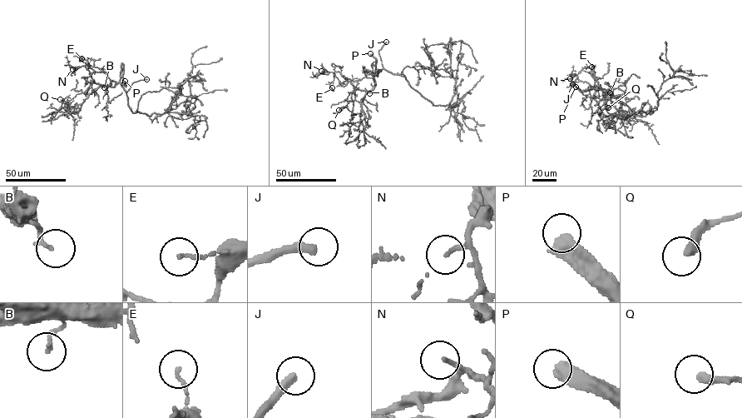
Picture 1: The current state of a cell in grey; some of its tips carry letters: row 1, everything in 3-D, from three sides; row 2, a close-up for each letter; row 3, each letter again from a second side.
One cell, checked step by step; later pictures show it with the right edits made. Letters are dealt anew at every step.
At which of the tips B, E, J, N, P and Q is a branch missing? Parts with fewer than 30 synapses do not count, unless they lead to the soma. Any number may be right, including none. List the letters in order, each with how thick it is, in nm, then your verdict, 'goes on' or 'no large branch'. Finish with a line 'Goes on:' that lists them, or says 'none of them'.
B: calibre 130 nm; no large branch
E: calibre 110 nm; no large branch
J: calibre 360 nm; goes on
N: calibre 140 nm; goes on
P: calibre 550 nm; goes on
Q: calibre 360 nm; no large branch
Goes on: J, N, P

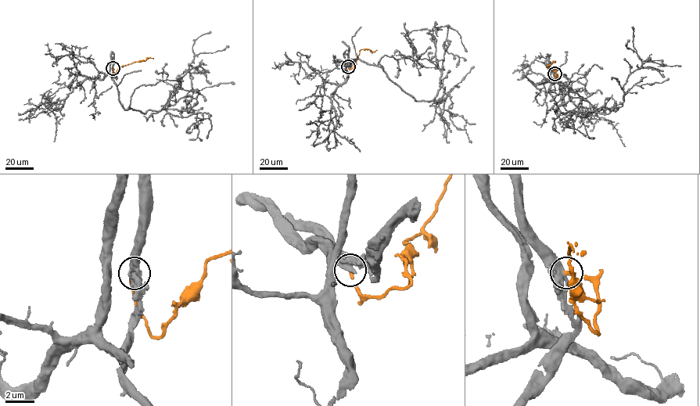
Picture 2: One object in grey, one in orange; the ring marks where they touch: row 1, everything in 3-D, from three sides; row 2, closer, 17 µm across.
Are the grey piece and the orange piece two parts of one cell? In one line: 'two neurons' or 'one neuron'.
two neurons

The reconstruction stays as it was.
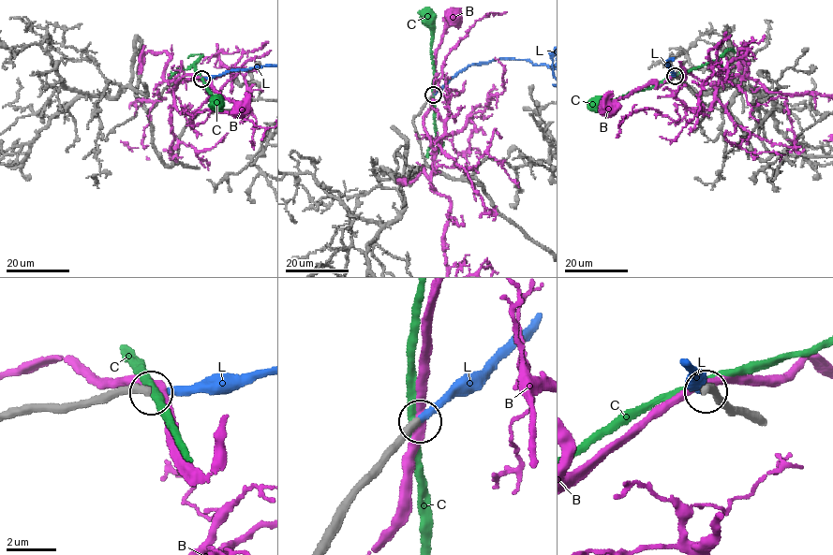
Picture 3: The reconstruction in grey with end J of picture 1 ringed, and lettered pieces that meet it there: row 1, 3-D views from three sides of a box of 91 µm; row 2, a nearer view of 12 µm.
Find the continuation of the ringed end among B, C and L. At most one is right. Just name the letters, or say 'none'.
L

